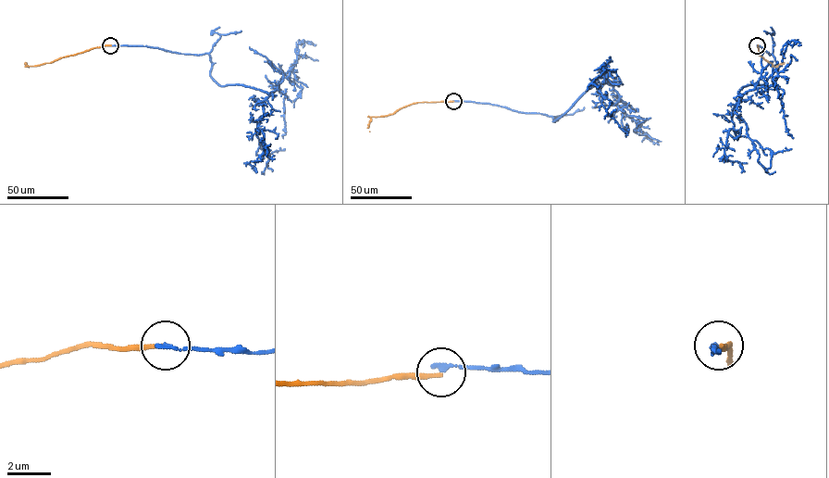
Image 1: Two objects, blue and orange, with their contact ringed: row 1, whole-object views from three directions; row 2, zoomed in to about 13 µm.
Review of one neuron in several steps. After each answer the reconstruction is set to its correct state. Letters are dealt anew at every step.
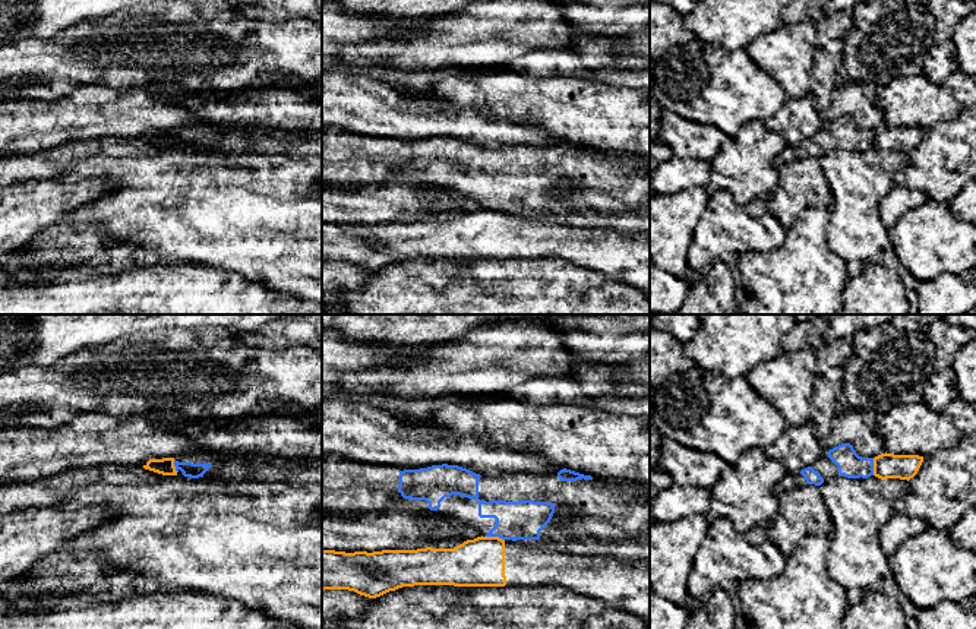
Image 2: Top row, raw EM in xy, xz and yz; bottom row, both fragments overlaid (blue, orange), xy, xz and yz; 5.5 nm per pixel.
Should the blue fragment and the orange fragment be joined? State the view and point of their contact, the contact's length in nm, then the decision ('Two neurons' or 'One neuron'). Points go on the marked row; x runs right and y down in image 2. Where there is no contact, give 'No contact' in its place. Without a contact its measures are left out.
Touches blue at xz (495, 536). Shared border 110 nm. Two neurons

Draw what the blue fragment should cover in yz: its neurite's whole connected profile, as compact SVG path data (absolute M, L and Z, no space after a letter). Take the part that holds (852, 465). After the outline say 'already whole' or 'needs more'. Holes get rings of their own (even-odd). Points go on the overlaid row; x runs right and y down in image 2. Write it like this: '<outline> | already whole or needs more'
M841 443L827 452L837 465L838 474L847 478L868 478L874 475L874 458L862 458L850 443Z | already whole

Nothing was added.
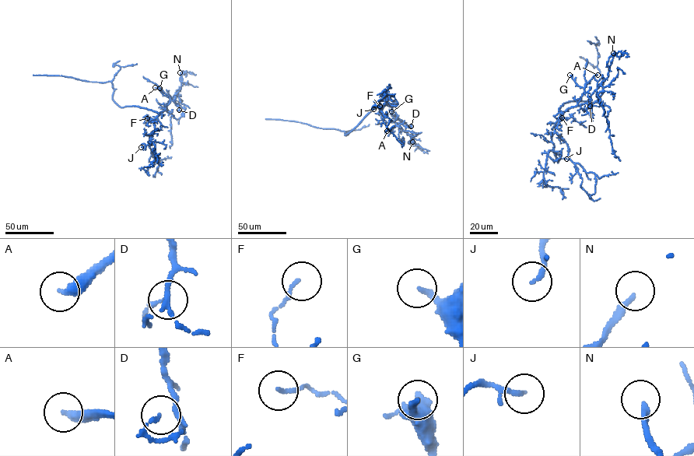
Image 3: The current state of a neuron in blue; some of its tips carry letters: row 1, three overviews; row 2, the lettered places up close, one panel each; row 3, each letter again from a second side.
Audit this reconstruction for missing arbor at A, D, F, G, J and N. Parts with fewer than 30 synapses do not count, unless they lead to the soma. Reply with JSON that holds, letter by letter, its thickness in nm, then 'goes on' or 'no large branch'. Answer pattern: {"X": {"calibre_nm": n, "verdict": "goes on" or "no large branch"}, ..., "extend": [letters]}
{"A": {"calibre_nm": 320, "verdict": "goes on"}, "D": {"calibre_nm": 130, "verdict": "no large branch"}, "F": {"calibre_nm": 130, "verdict": "no large branch"}, "G": {"calibre_nm": 220, "verdict": "goes on"}, "J": {"calibre_nm": 120, "verdict": "no large branch"}, "N": {"calibre_nm": 220, "verdict": "no large branch"}, "extend": ["A", "G"]}

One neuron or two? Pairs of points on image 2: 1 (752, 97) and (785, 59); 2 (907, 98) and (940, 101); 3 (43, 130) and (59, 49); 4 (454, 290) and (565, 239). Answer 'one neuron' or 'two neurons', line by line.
1: two neurons
2: one neuron
3: two neurons
4: two neurons

